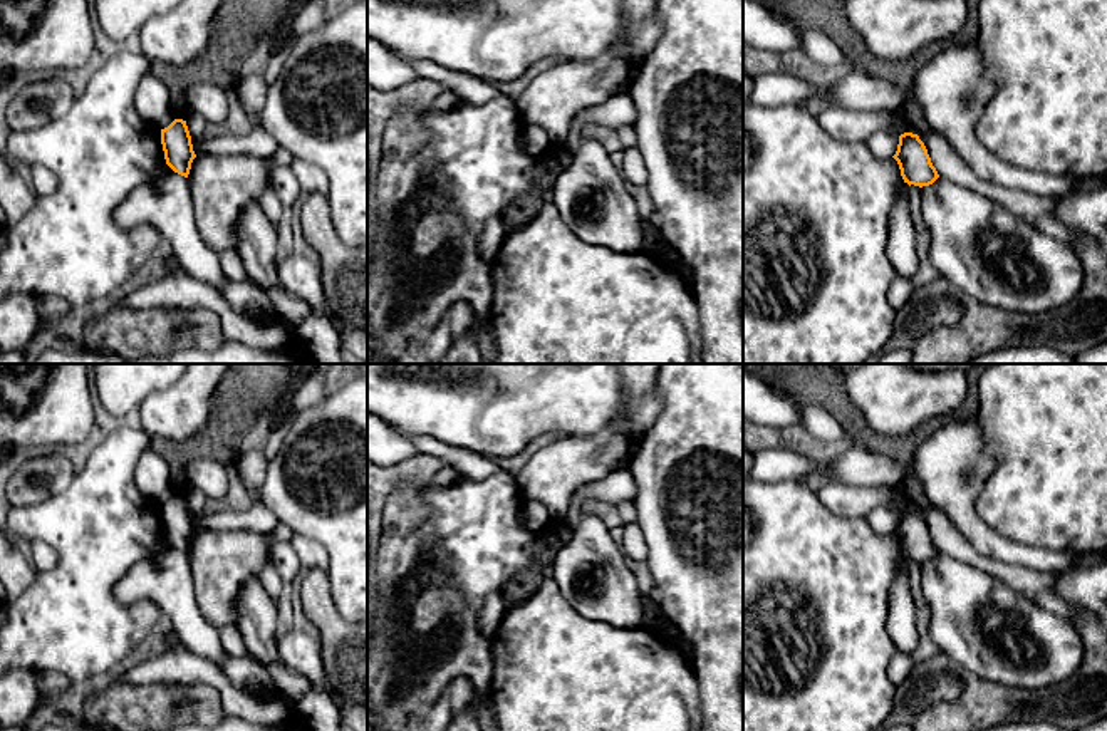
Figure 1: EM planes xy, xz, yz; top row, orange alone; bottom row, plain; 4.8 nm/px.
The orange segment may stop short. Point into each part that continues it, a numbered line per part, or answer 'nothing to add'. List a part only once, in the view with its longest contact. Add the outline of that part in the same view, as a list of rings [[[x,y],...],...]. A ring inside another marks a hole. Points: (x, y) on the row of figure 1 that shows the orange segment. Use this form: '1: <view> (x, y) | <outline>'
nothing to add

